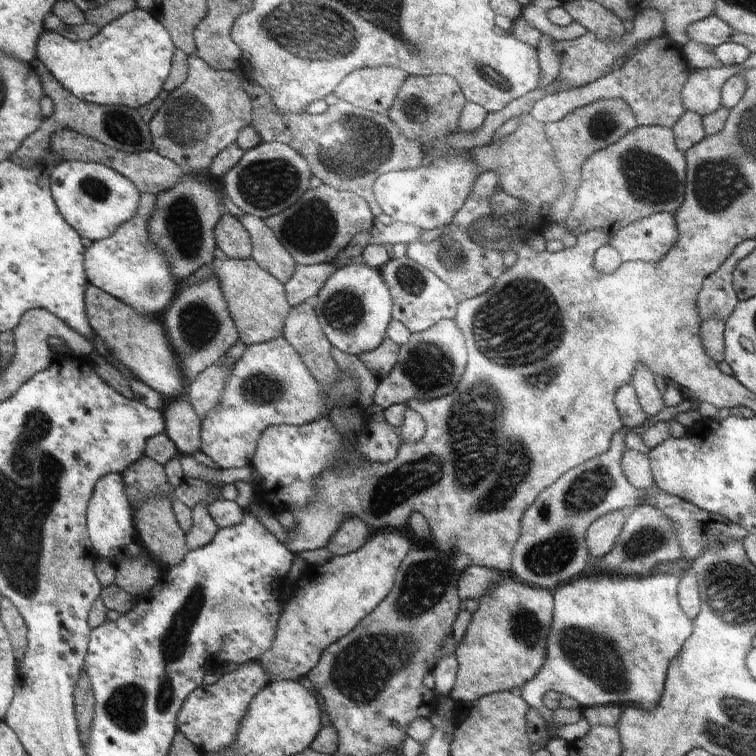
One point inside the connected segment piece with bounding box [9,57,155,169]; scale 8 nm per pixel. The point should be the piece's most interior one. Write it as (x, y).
(122, 128)

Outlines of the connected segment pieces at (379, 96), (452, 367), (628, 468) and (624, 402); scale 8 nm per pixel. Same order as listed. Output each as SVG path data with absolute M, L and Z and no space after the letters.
M394 67L360 69L346 76L333 94L340 101L384 115L406 79L407 74Z
M442 319L424 332L411 333L408 342L399 347L397 359L375 392L375 404L383 410L392 404L407 404L410 399L440 399L454 394L468 360L465 338L454 319Z
M625 447L621 458L621 467L624 476L634 488L641 490L654 488L655 482L648 454L645 455L640 451Z
M628 383L623 384L614 395L615 405L623 426L636 431L650 418L640 406L634 387Z

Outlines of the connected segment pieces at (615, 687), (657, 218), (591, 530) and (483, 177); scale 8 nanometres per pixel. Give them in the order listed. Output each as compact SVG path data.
M657 572L645 577L584 573L549 590L554 610L544 664L523 684L519 693L530 709L536 709L544 717L547 727L554 716L554 707L550 707L546 700L552 693L571 696L581 707L636 704L651 711L659 703L666 680L666 666L678 656L684 640L692 634L692 620L682 612L676 592L679 579L674 574Z
M656 213L622 227L609 238L620 253L622 262L655 261L661 258L678 240L673 213Z
M625 510L609 512L590 524L585 534L589 554L602 558L612 550L618 535L623 531L627 512Z
M497 171L480 173L472 187L471 194L456 212L452 222L442 227L443 231L439 237L427 243L418 240L407 244L406 256L436 274L450 287L459 302L488 292L488 289L494 286L496 280L506 269L502 262L502 254L478 246L471 239L468 230L476 220L492 216L489 198L498 190L500 190L500 178Z

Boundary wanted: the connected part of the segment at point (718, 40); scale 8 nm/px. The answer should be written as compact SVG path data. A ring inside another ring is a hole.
M714 14L689 24L686 30L687 41L712 48L728 42L732 33L736 33L735 30Z

